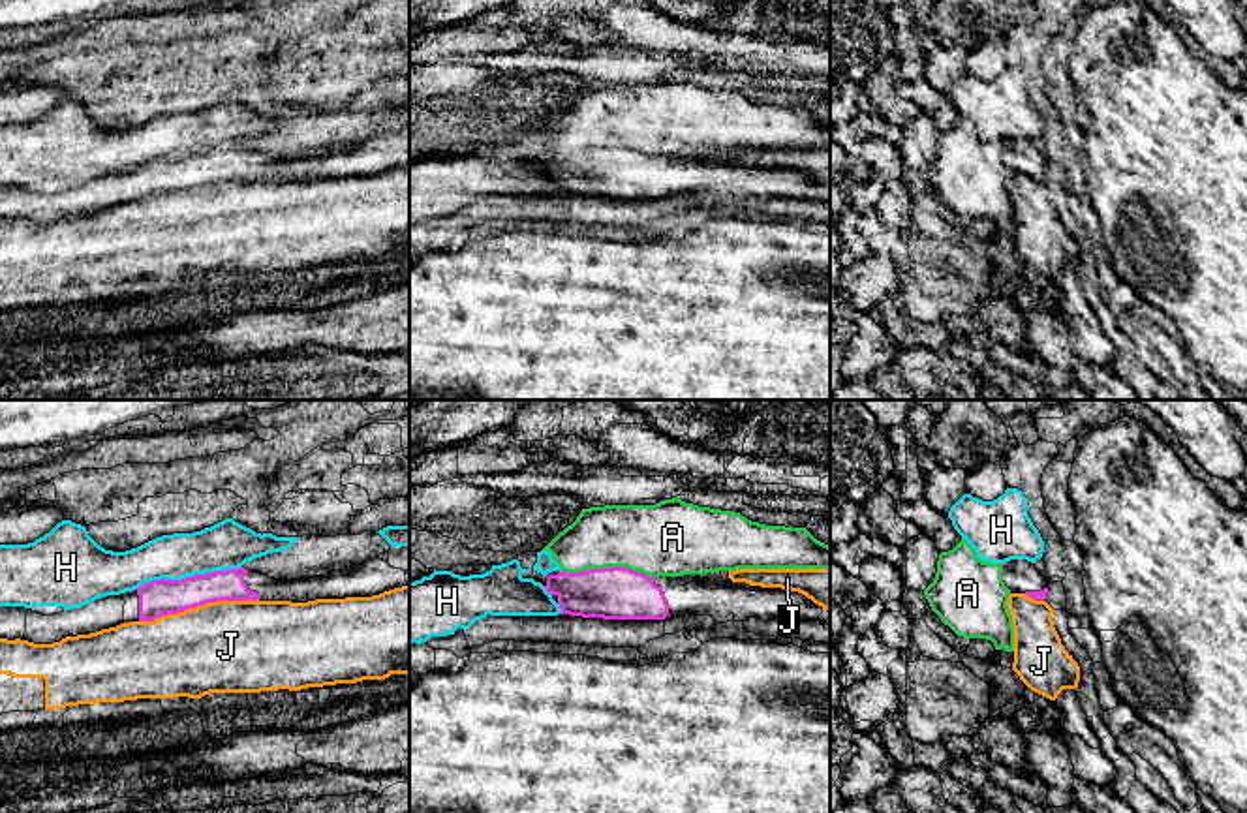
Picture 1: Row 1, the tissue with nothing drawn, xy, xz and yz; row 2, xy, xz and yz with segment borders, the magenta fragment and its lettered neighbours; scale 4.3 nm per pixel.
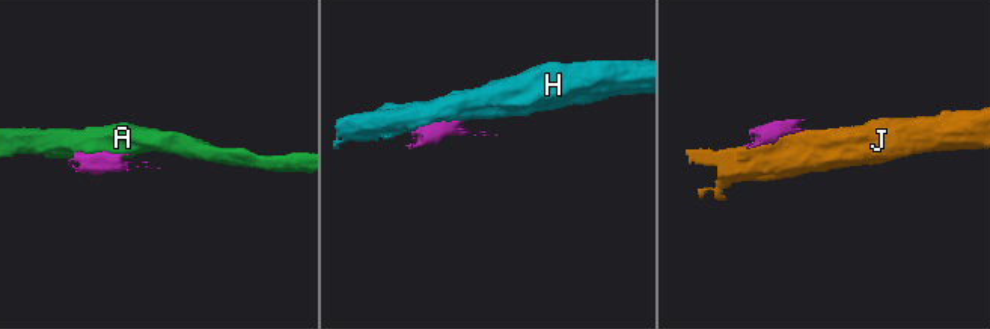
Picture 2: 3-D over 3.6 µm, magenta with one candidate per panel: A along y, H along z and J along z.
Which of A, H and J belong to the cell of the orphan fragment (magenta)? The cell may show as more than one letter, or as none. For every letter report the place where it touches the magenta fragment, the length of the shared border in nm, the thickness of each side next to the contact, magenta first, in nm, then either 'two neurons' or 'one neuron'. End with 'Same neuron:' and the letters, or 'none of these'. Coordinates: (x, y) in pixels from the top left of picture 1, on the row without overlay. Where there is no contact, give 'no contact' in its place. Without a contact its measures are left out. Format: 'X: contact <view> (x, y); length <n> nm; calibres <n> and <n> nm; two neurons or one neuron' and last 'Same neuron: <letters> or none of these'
A: contact xz (609, 147); length 400 nm; calibres 220 and 300 nm; two neurons
H: contact xy (188, 156); length 460 nm; calibres 160 and 200 nm; two neurons
J: contact xy (198, 184); length 500 nm; calibres 160 and 400 nm; two neurons
Same neuron: none of these

